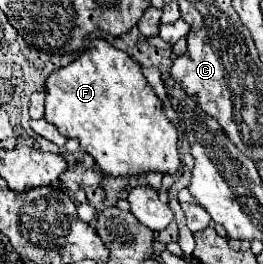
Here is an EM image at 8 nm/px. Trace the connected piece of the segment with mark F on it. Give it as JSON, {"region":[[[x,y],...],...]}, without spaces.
{"region":[[[96,38],[78,60],[52,72],[46,80],[46,88],[46,120],[56,124],[62,136],[80,140],[82,150],[94,158],[102,174],[114,178],[138,178],[148,172],[176,174],[180,170],[178,132],[162,114],[162,102],[144,78],[140,64],[136,64],[126,52],[110,46],[102,38]]]}

